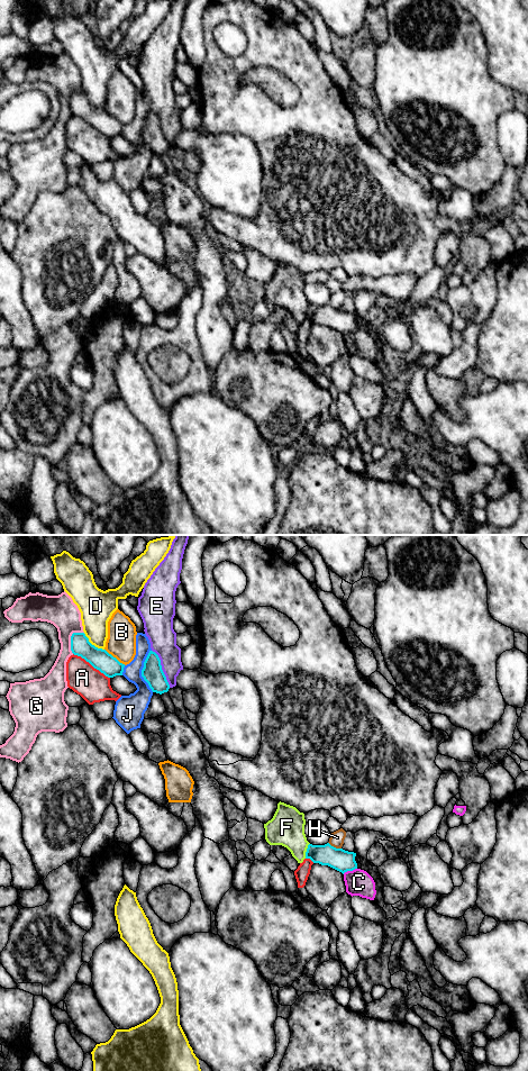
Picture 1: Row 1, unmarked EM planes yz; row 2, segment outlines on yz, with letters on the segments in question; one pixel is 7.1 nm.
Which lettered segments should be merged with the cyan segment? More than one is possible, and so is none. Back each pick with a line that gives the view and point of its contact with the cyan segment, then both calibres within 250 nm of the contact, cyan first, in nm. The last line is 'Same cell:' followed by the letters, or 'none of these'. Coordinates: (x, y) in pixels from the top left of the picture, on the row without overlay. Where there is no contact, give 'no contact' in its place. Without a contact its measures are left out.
Same cell: none of these

